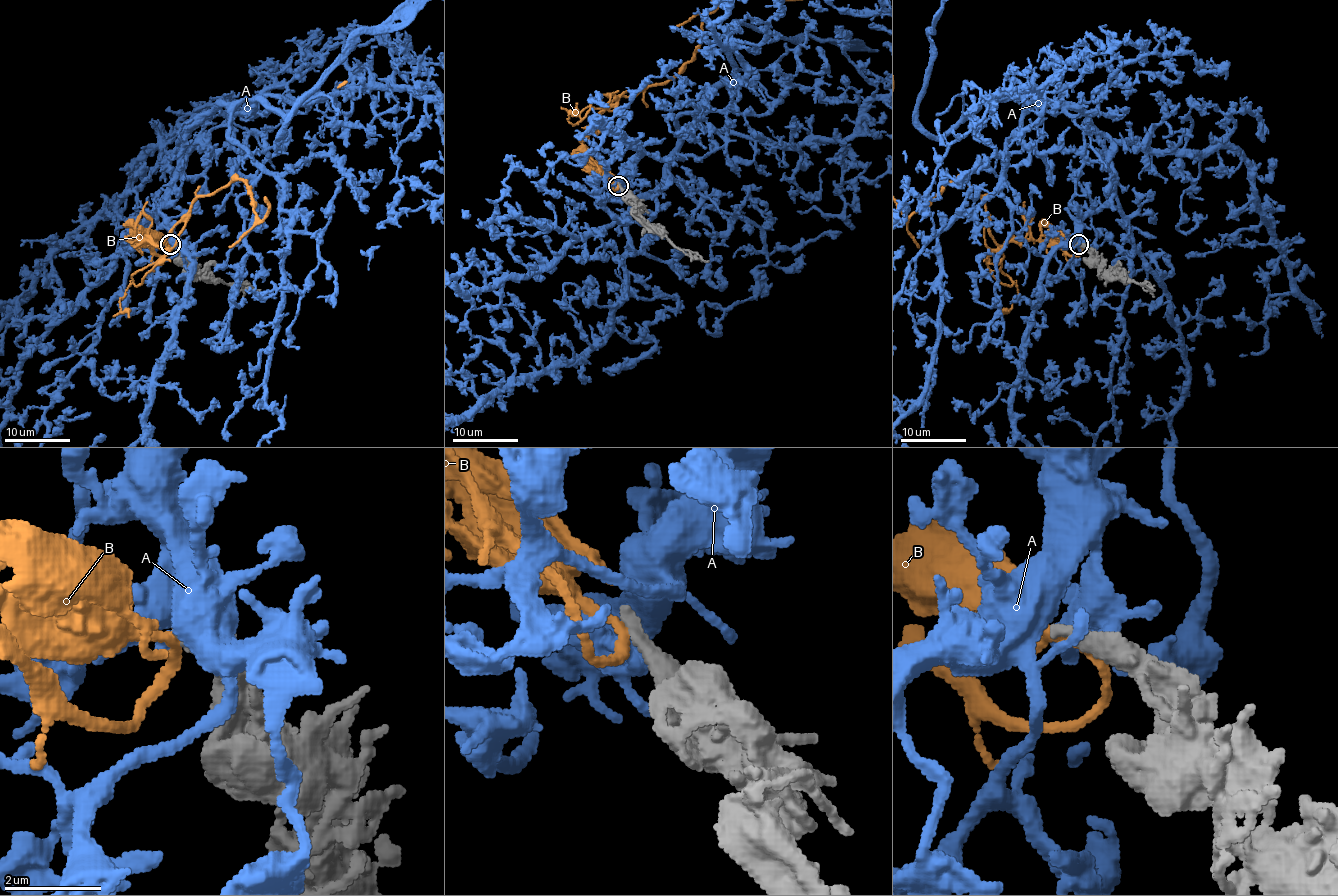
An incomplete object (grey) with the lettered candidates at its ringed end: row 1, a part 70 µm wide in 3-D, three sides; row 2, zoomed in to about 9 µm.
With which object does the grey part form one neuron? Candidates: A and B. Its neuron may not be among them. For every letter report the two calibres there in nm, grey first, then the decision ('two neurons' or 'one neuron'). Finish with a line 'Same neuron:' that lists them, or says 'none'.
A: 550/320 nm | two neurons
B: 360/200 nm | one neuron
Same neuron: B

